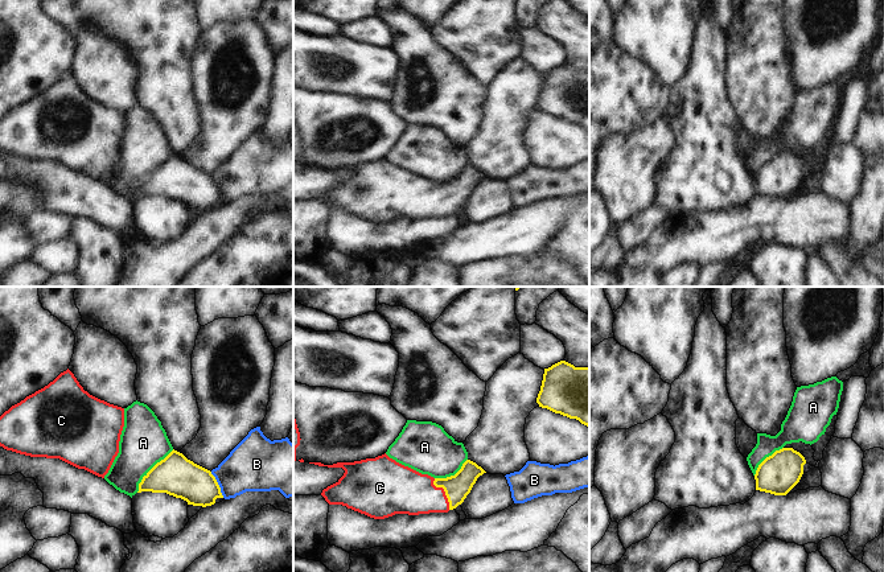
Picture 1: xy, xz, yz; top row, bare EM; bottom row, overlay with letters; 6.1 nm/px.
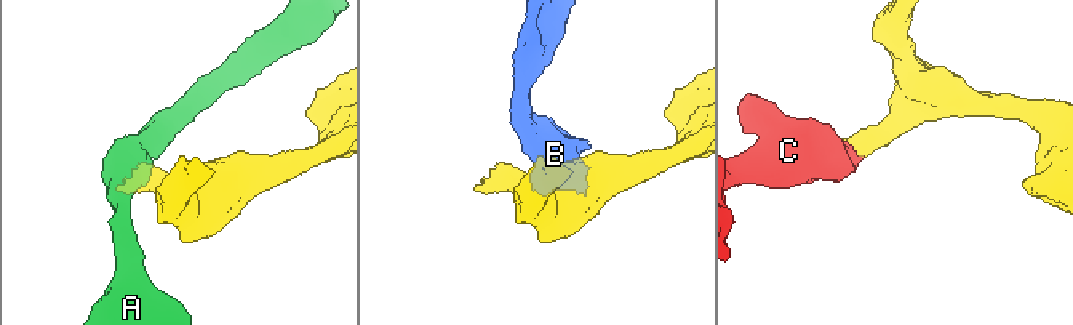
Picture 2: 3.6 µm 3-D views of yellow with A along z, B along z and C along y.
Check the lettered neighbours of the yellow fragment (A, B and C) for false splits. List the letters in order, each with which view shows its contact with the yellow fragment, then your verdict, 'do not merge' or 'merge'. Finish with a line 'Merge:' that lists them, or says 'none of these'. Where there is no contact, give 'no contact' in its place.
A: xy | do not merge
B: xy | do not merge
C: xz | merge
Merge: C

